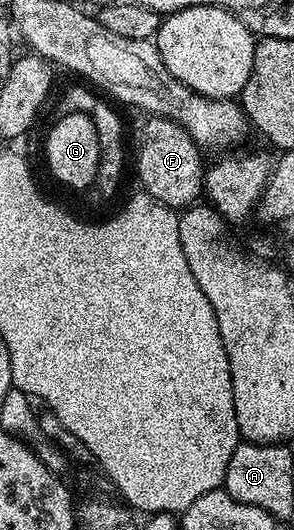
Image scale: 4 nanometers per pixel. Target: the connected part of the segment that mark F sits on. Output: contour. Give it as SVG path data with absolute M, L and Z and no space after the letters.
M149 116L140 136L140 150L136 153L136 173L140 176L143 192L150 194L156 201L169 207L187 207L197 200L196 196L204 193L204 175L206 161L203 161L202 150L192 142L192 137L177 121L171 117Z

